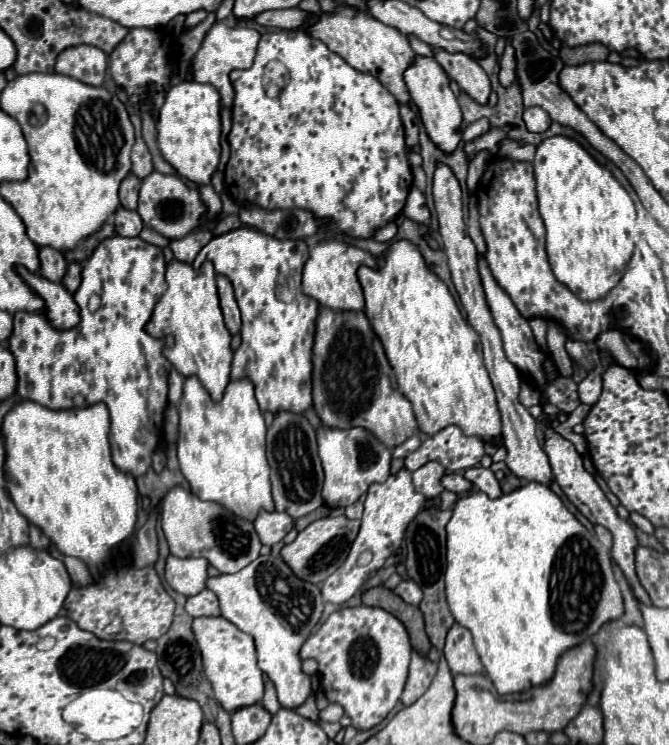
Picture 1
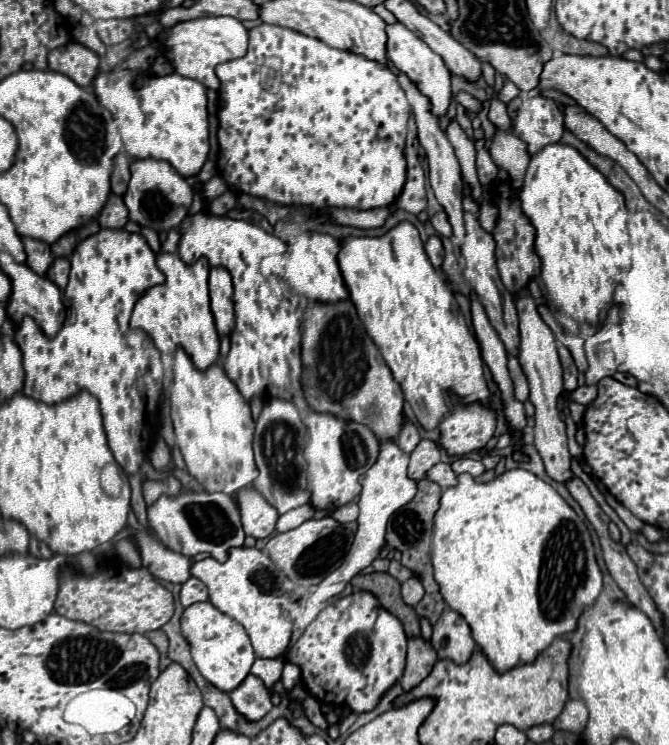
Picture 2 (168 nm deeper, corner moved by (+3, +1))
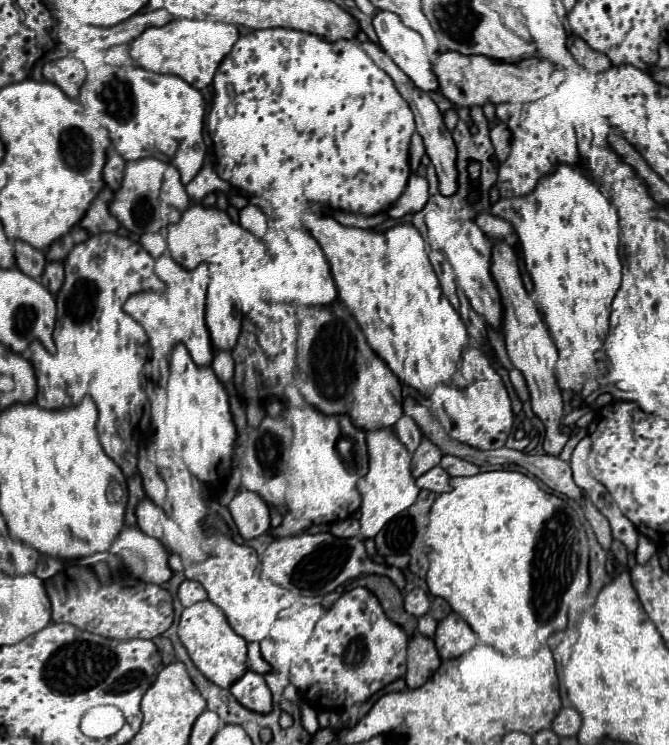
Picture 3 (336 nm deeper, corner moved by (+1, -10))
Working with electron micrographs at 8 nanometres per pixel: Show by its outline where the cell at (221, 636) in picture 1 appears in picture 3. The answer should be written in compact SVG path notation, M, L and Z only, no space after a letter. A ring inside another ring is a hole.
M199 601L187 607L181 615L177 633L195 667L217 687L229 689L231 683L239 681L247 673L247 641L231 629L223 611L211 601Z

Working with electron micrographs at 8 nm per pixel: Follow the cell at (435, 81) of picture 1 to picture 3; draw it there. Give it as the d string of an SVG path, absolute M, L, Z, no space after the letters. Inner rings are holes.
M377 11L377 15L373 17L373 27L375 27L375 33L379 37L379 45L381 49L393 59L393 63L413 81L413 85L425 93L431 93L431 91L439 91L439 81L435 79L435 71L431 71L431 57L427 55L427 49L423 45L423 39L417 31L405 27L401 23L401 19L395 15L395 13L389 13L389 11Z

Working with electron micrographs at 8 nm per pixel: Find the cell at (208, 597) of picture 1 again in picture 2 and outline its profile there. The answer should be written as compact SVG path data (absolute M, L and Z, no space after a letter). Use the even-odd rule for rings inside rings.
M189 578L183 588L181 588L181 604L187 608L189 604L195 604L195 602L203 602L207 600L207 586L199 580L199 578Z

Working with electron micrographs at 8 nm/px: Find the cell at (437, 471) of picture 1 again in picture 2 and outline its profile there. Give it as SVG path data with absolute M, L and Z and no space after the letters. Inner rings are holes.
M421 440L415 450L411 452L409 462L409 478L421 480L425 478L427 470L439 462L439 446L433 440Z

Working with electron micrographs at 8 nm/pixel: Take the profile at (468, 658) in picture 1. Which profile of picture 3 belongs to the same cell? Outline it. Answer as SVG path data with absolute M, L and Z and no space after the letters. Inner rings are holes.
M451 613L449 617L445 617L435 633L435 645L437 645L437 653L443 661L447 659L455 659L467 651L471 651L471 647L475 647L477 643L477 635L473 633L473 629L455 613Z

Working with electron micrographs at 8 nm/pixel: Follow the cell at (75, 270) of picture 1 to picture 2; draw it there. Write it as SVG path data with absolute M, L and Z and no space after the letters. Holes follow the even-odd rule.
M55 258L45 276L49 280L53 280L53 284L57 284L61 290L65 290L65 284L69 280L69 260L67 258Z

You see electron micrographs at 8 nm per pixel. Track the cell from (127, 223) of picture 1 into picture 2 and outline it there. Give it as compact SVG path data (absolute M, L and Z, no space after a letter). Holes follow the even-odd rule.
M111 194L109 200L105 202L101 214L97 216L101 228L123 228L129 220L129 214L127 214L127 208L121 200L121 196L117 194Z

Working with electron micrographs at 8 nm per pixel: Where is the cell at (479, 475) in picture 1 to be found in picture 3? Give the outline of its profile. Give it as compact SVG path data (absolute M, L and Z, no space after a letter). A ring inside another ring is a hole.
M445 455L443 461L441 461L441 467L451 475L451 477L471 477L471 475L477 475L479 473L479 467L465 461L465 459L459 459L459 457L451 457L451 455Z

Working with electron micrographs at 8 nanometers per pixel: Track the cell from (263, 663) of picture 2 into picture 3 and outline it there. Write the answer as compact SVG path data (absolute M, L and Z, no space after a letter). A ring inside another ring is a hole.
M249 643L249 653L247 653L247 657L249 657L249 669L251 669L251 671L255 671L255 673L259 673L259 675L271 673L271 665L263 659L261 649L259 649L259 643Z

